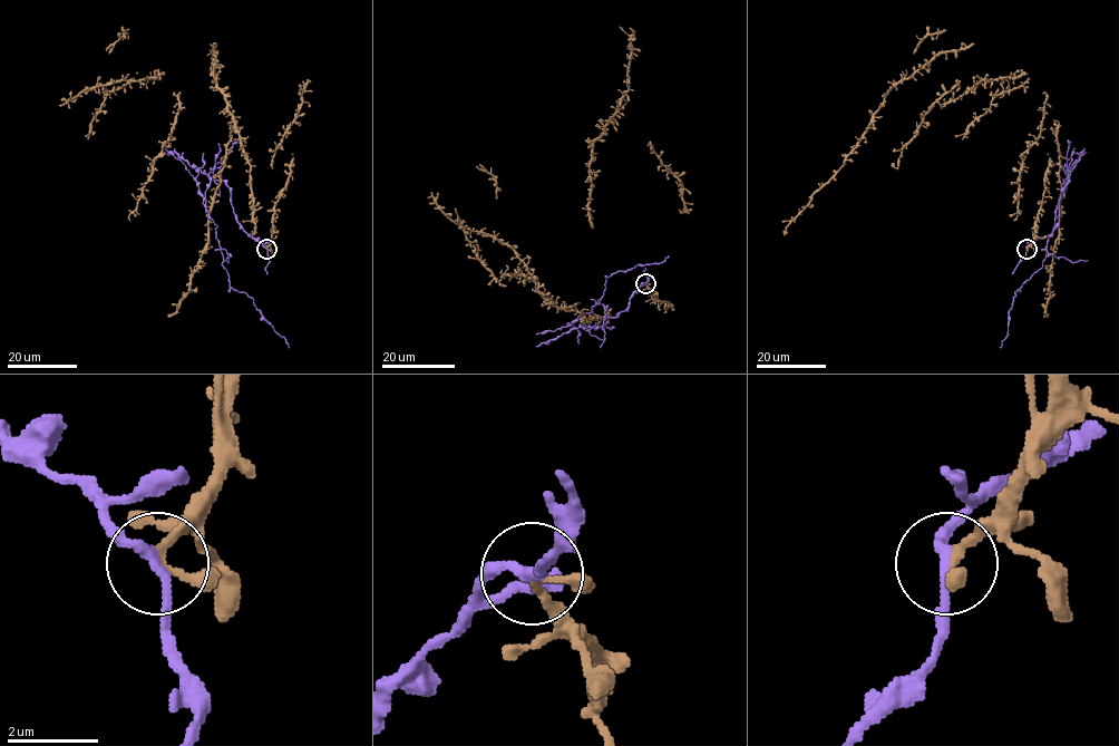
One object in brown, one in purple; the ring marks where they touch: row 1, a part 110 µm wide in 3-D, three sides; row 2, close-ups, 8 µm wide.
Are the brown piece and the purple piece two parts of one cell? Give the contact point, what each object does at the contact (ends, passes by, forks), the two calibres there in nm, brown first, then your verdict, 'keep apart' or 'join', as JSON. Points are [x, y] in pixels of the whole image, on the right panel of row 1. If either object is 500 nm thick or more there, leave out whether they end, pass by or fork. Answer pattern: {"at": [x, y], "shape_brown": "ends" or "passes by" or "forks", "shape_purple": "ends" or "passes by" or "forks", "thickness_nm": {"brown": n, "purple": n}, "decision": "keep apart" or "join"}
{"at": [1027, 249], "shape_brown": "passes by", "shape_purple": "passes by", "thickness_nm": {"brown": 160, "purple": 220}, "decision": "keep apart"}

